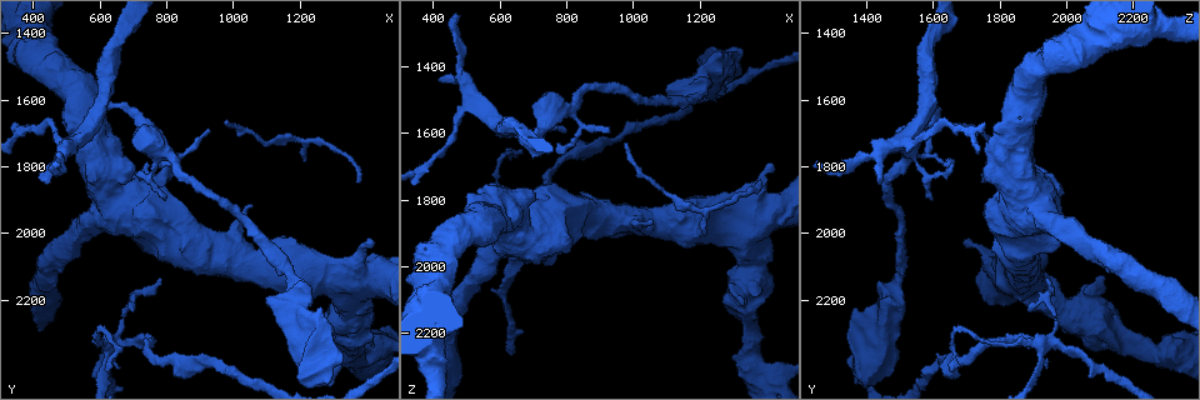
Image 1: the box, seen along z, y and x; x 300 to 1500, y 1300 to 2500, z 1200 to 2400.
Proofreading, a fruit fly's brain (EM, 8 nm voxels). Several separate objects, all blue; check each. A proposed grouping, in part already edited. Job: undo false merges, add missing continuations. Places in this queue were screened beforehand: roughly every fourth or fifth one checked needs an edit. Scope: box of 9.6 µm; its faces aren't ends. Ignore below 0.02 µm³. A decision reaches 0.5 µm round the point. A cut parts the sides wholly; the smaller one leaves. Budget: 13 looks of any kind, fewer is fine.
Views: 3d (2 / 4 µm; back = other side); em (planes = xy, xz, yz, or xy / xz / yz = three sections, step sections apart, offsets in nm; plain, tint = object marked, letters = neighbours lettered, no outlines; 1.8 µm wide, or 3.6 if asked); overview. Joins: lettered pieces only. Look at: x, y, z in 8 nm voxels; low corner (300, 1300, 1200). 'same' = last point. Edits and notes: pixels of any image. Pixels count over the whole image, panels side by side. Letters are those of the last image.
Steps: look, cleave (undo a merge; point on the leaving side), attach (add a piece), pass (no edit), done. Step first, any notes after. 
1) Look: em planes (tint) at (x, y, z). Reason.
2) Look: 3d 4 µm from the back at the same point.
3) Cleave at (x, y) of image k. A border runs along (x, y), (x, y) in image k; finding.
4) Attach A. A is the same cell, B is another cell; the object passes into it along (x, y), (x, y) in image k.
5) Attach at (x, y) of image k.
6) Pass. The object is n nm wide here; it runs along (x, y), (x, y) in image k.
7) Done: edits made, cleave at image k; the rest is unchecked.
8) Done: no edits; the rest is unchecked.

Look: 3d 4 µm at (780, 2140, 1940). An open end.

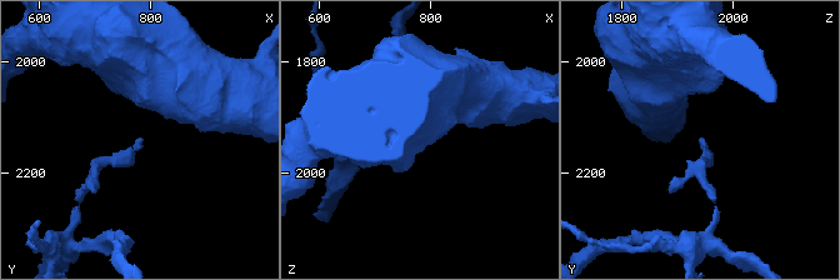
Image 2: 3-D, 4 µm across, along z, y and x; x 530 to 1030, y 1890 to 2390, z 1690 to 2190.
Look: em planes (tint) at (785, 2135, 1940).

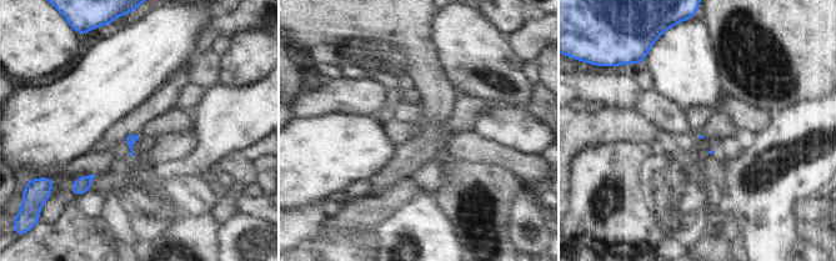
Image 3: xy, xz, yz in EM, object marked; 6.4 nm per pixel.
Look: em planes (letters) at the same point. See the neighbours.

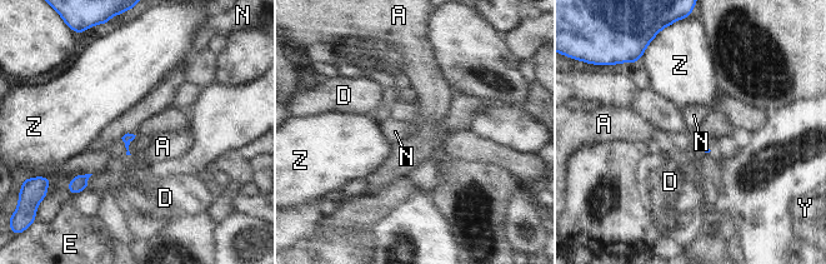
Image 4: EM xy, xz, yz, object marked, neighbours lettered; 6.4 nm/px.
Attach N. The longest contact is with N, 110 nm; N is the same cell, A, D, E, Y and Z are other cells; the object passes into it along (128, 138), (128, 133), (153, 103) in image 4; the cell continues.

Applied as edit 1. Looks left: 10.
Look: em planes (letters) at (1170, 2220, 1480). Calibre changes.

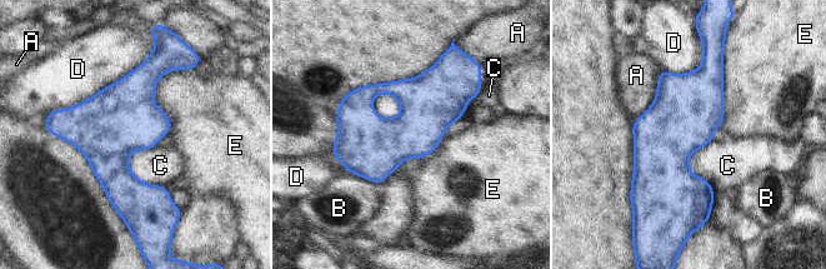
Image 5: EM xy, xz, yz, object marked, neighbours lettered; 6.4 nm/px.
Pass. A, B, C, D and E are other cells; a border runs along (133, 152), (129, 169), (164, 187) in image 5; all the same cell.

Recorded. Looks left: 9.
Look: em yz step 16 (letters) at (430, 1840, 1430). Free end.

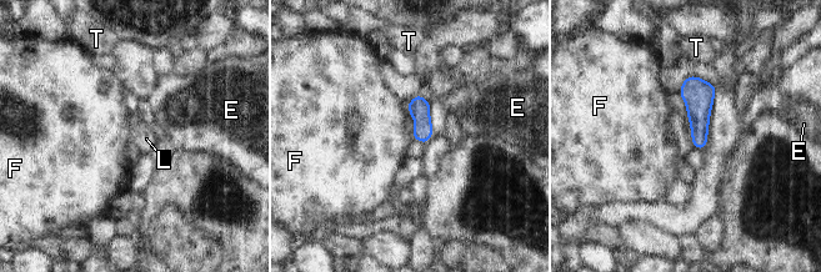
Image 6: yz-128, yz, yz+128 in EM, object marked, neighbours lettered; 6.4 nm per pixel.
Look: em planes (letters) at the same point. Another direction.

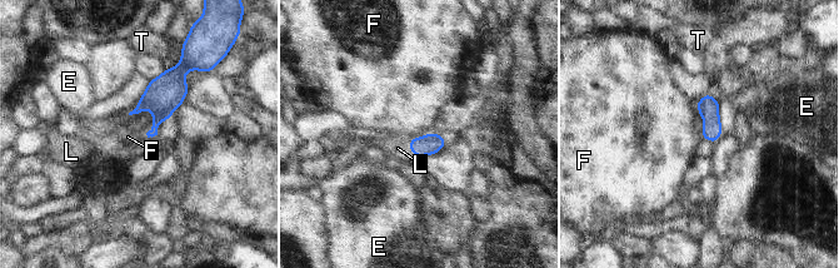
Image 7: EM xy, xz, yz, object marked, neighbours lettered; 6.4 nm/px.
Attach L. The longest contact is with F, 150 nm; L is the same cell, E, F and T are other cells; the object passes into it along (430, 143), (409, 147), (398, 148) in image 7; it goes on there.

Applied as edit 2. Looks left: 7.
Look: overview.

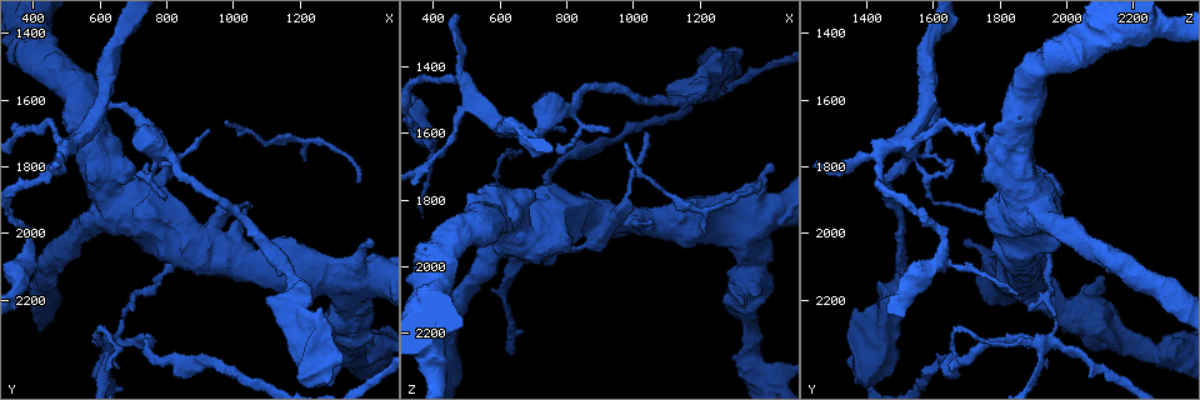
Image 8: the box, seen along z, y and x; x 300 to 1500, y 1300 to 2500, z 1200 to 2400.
Look: 3d 4 µm at (1370, 1850, 1750). Branch stops here.

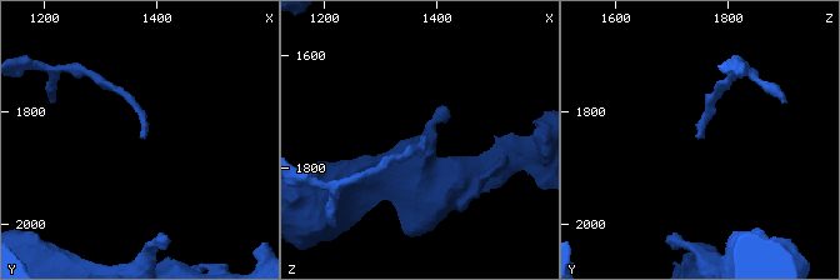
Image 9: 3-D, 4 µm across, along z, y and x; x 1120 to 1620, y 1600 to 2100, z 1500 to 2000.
Look: em xz step 16 (tint) at (1375, 1845, 1745). Shape alone is not enough.

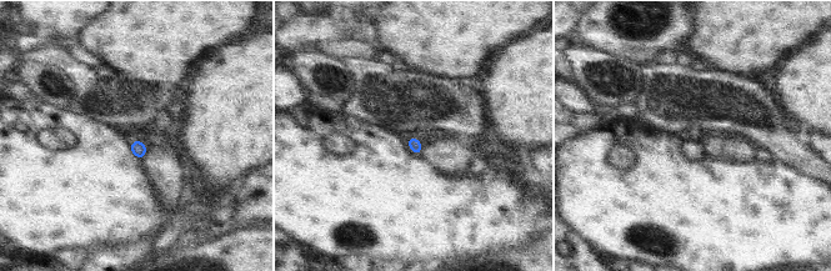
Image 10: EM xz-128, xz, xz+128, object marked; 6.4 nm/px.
Look: em planes (letters) at the same point.

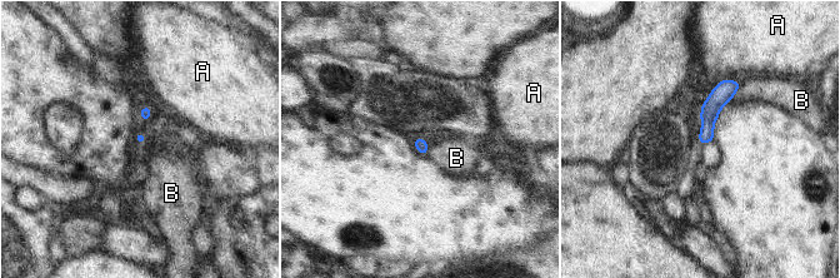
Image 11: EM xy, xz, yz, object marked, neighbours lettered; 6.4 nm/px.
Pass. The longest contact is with B, 120 nm; A and B are other cells; a border runs along (743, 84), (731, 98) in image 11; none of them fits.

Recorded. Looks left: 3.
Done: edits made, attach at image 4, attach at image 7; the rest is unchecked.

